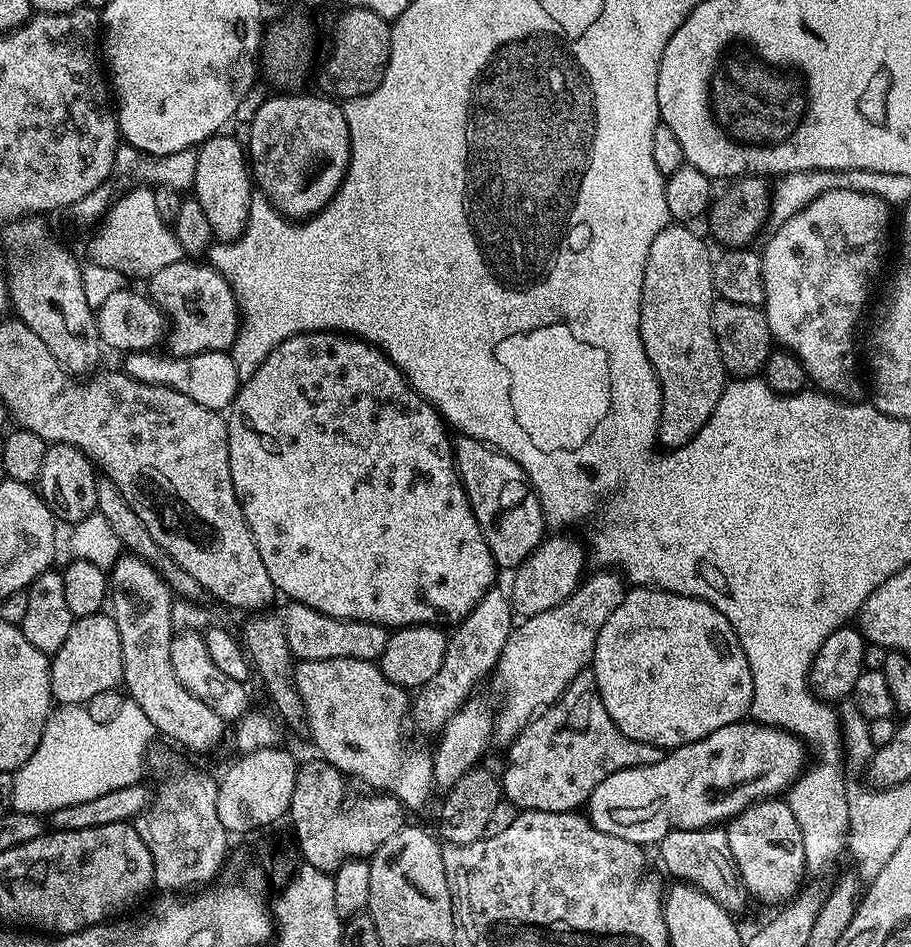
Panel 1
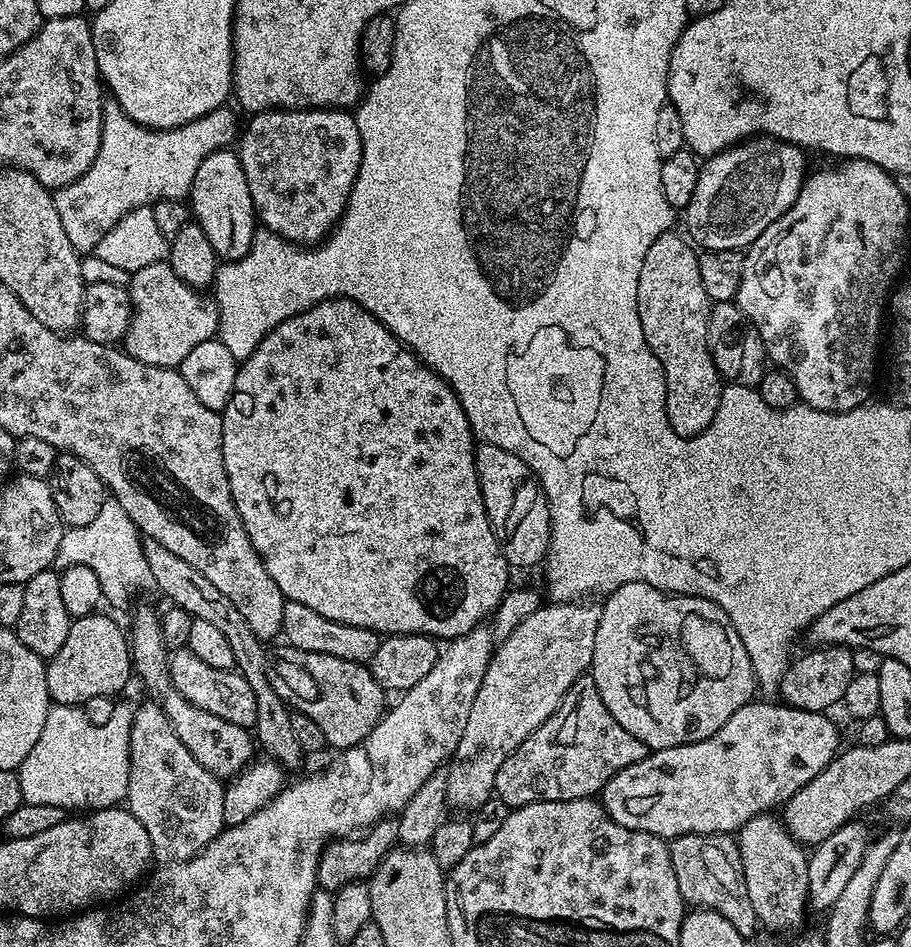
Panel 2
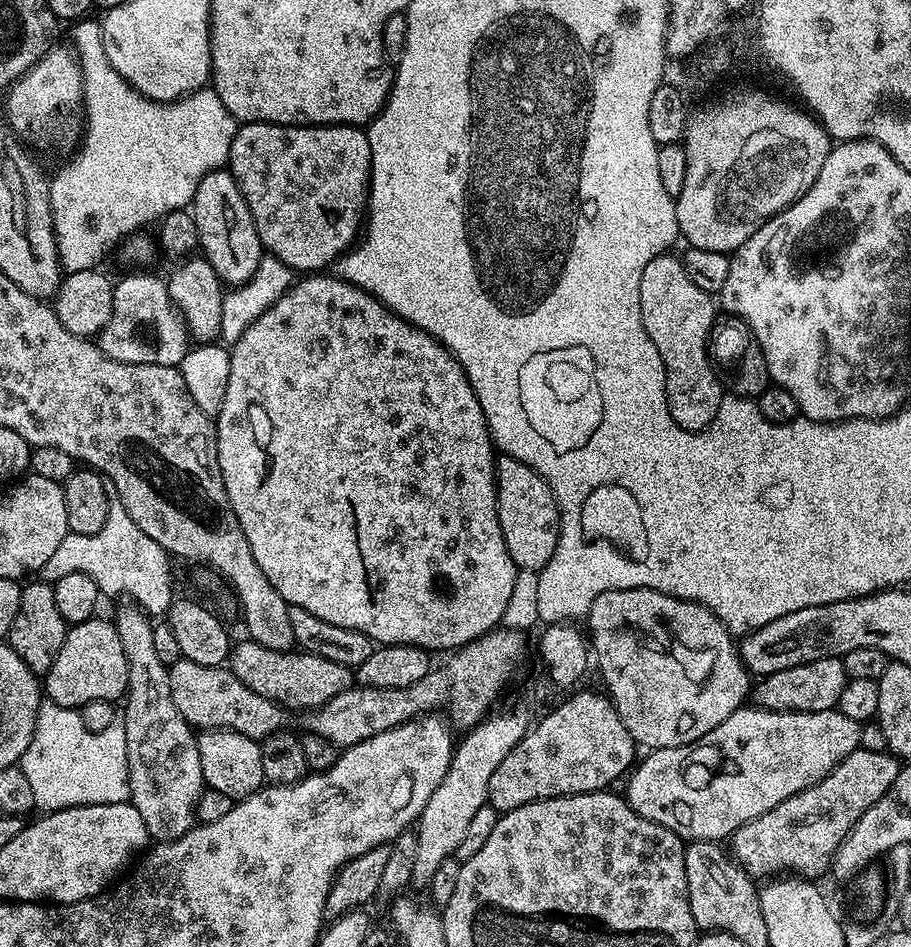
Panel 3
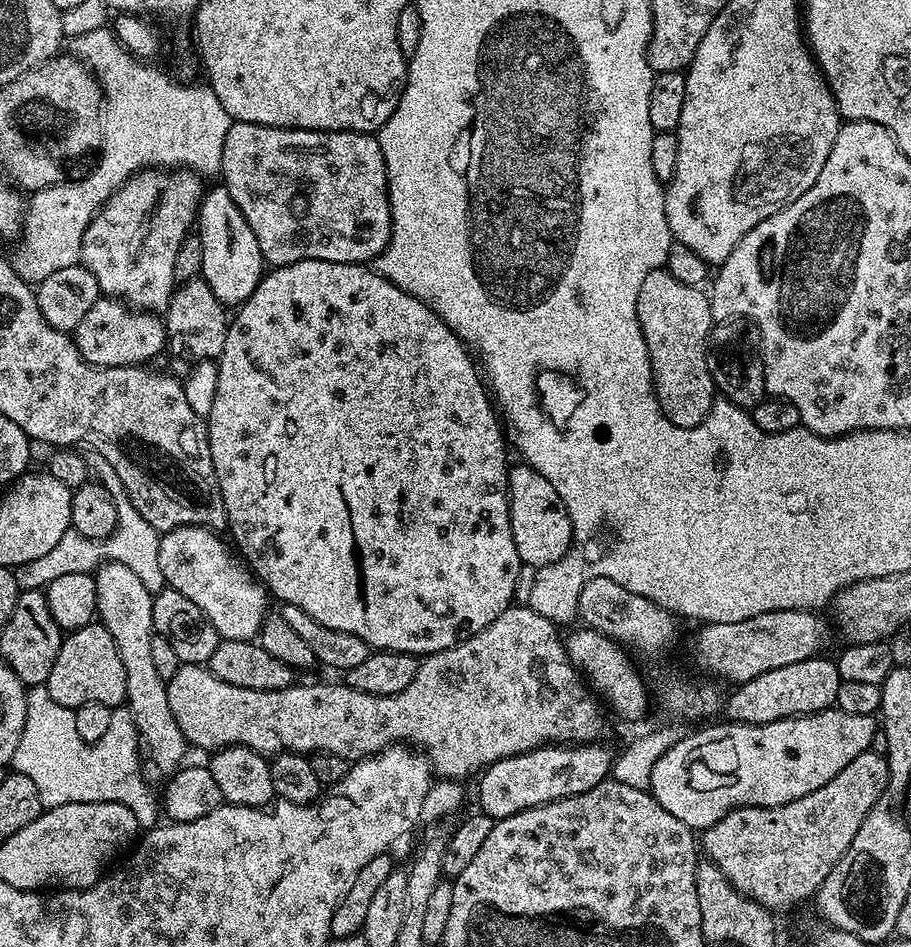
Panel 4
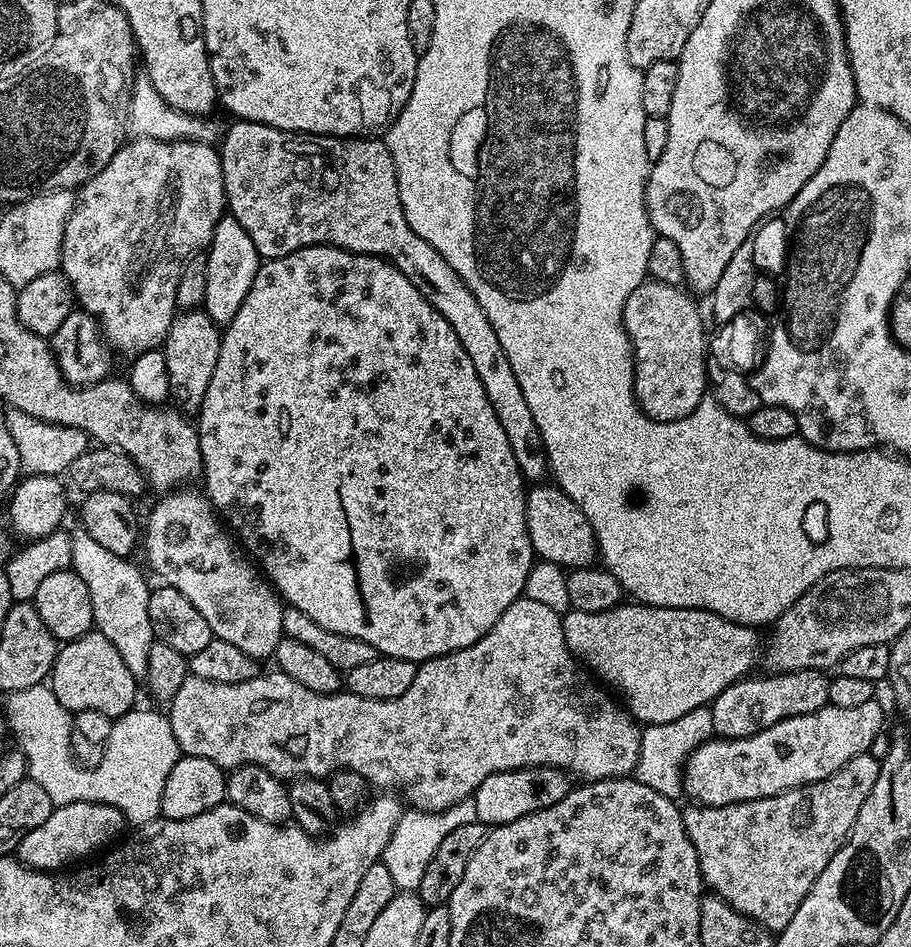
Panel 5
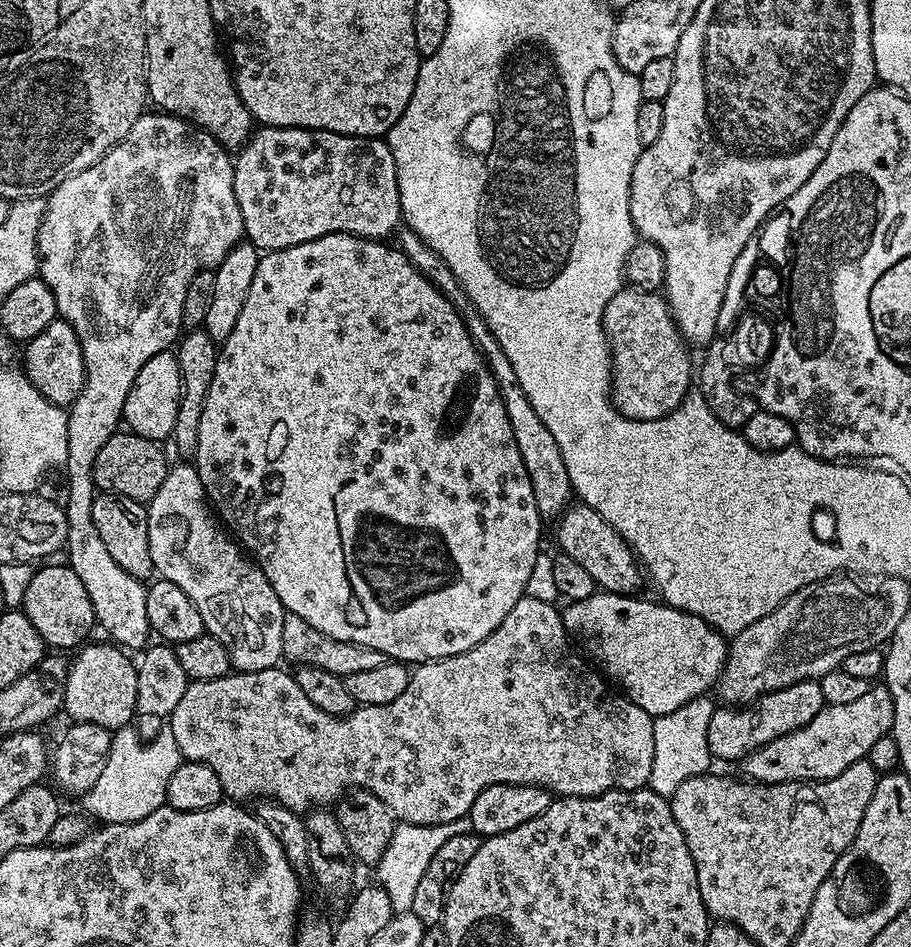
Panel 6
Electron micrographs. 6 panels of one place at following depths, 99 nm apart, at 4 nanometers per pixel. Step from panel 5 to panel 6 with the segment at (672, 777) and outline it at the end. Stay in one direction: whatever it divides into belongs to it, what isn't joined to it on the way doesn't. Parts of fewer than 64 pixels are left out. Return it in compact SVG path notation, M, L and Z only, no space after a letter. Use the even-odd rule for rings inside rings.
M709 695L698 696L690 699L678 710L670 714L657 716L654 724L654 761L650 770L647 785L652 792L662 797L670 798L687 778L705 775L711 768L712 755L709 750L710 719L716 709Z

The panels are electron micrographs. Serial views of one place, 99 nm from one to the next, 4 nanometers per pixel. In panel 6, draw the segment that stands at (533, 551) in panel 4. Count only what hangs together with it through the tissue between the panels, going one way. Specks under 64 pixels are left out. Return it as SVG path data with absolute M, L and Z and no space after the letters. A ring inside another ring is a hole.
M576 502L560 513L555 524L556 540L560 543L559 551L581 564L586 574L594 578L596 585L603 591L625 594L637 591L640 576L642 580L642 569L632 547L618 534L618 530L614 530L614 526L610 526L610 522L602 518L602 514L598 514L590 506Z

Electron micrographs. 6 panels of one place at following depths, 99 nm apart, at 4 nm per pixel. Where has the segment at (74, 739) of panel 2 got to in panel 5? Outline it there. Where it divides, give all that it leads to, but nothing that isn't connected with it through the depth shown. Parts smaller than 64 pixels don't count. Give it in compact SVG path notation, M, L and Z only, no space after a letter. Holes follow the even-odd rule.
M47 683L30 686L26 690L9 692L3 699L4 716L8 719L8 728L16 735L16 740L20 743L17 744L19 751L24 753L28 763L27 779L38 782L38 786L46 790L52 805L59 806L74 802L109 804L117 808L124 815L125 821L132 826L148 824L161 815L163 786L170 775L170 770L174 769L174 764L182 755L178 742L174 738L174 730L163 711L151 712L148 708L137 706L126 715L115 717L102 758L94 765L85 766L76 761L76 757L72 755L73 713L61 706Z

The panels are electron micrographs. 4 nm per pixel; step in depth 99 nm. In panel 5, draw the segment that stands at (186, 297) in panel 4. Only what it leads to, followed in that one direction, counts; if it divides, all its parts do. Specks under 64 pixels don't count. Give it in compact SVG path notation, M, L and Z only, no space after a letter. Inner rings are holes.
M184 310L173 318L162 351L169 376L170 396L173 401L176 399L174 404L179 411L185 414L199 413L206 398L206 386L210 386L210 378L214 378L214 366L218 366L221 335L221 325L213 322L202 310Z

